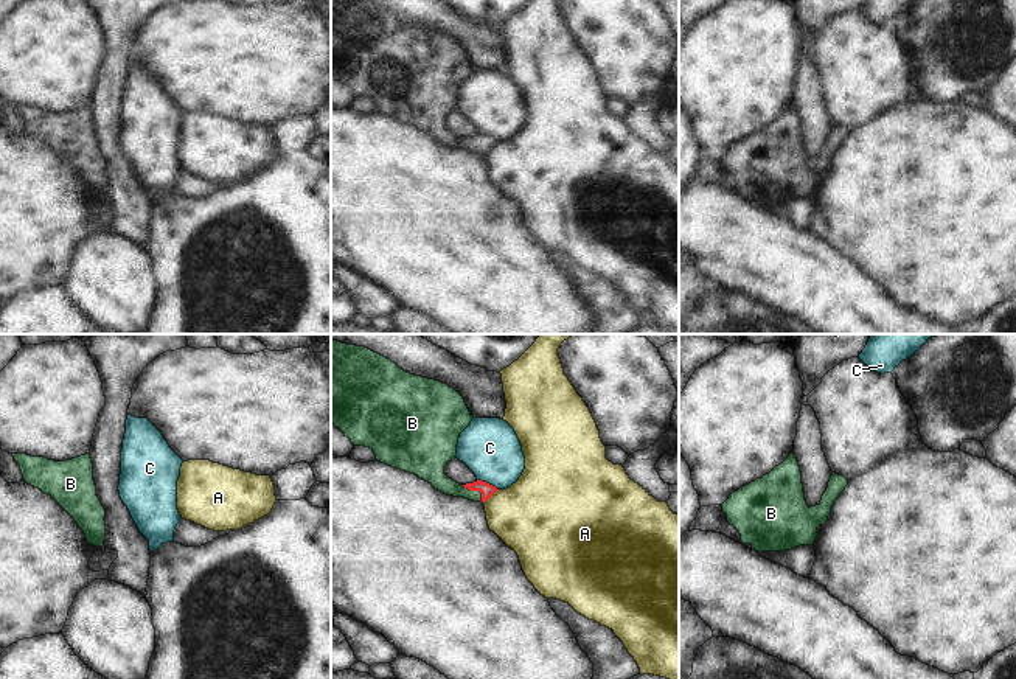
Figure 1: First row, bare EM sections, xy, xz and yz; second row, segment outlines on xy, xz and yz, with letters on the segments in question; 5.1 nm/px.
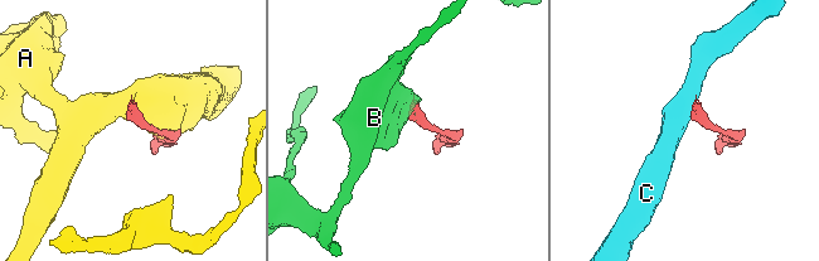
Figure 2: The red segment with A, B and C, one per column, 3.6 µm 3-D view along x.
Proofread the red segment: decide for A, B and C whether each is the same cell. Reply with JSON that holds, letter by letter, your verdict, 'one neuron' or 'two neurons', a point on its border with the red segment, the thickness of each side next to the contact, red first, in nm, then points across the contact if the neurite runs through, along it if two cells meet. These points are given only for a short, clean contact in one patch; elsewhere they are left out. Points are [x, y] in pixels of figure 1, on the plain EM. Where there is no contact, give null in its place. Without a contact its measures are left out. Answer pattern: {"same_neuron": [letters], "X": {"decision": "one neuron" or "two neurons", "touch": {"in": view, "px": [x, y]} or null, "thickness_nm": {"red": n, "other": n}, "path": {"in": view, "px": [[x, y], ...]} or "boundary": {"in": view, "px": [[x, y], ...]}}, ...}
{"same_neuron": ["B"], "A": {"decision": "two neurons", "touch": {"in": "xz", "px": [490, 148]}, "thickness_nm": {"red": 70, "other": 400}}, "B": {"decision": "one neuron", "touch": {"in": "xz", "px": [476, 142]}, "thickness_nm": {"red": 70, "other": 130}, "path": {"in": "xz", "px": [[487, 142], [476, 142], [451, 140], [432, 121]]}}, "C": {"decision": "two neurons", "touch": {"in": "xz", "px": [488, 135]}, "thickness_nm": {"red": 70, "other": 300}, "boundary": {"in": "xz", "px": [[477, 131], [497, 140]]}}}

